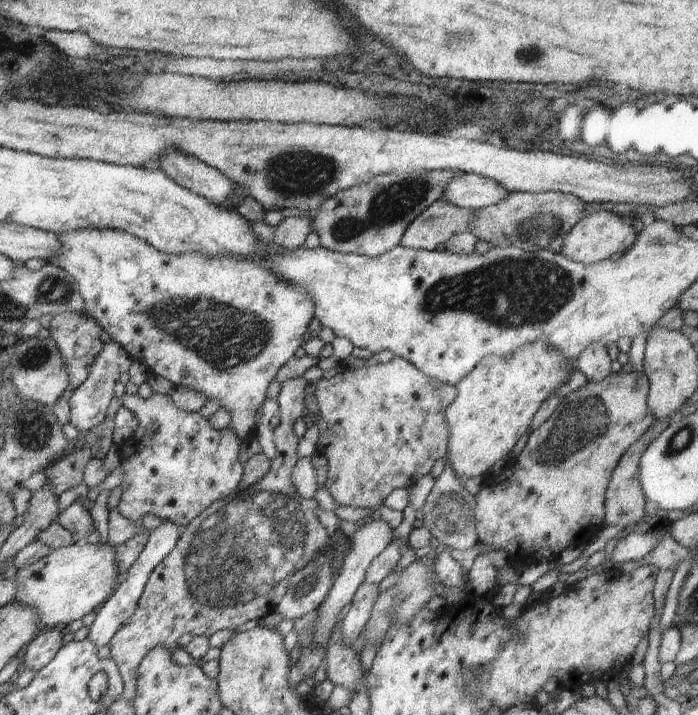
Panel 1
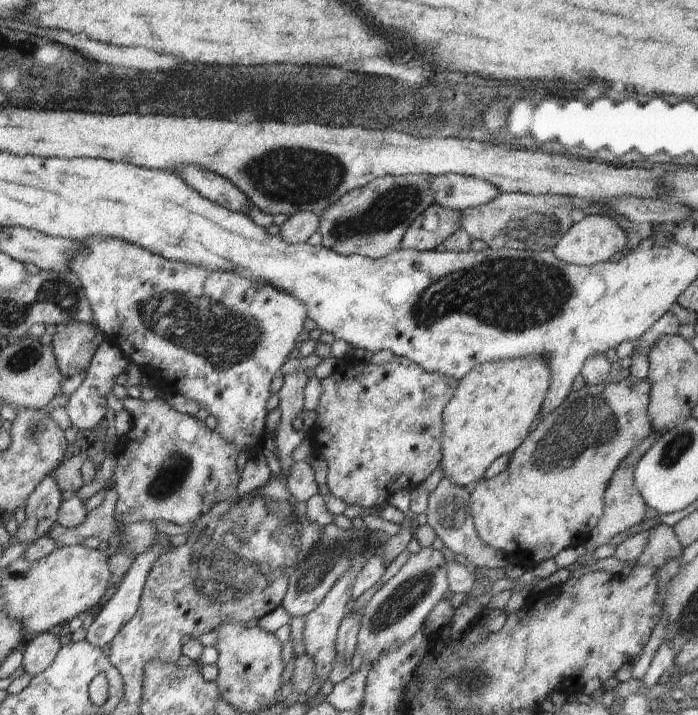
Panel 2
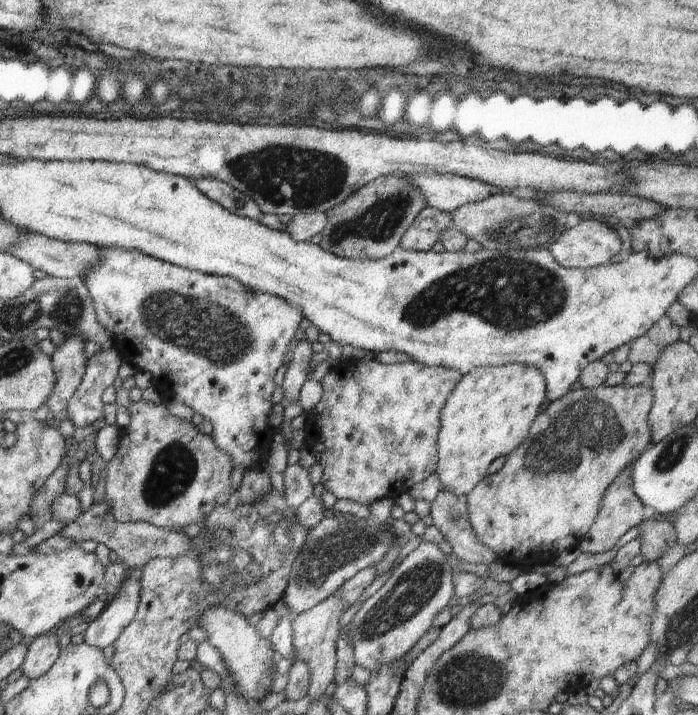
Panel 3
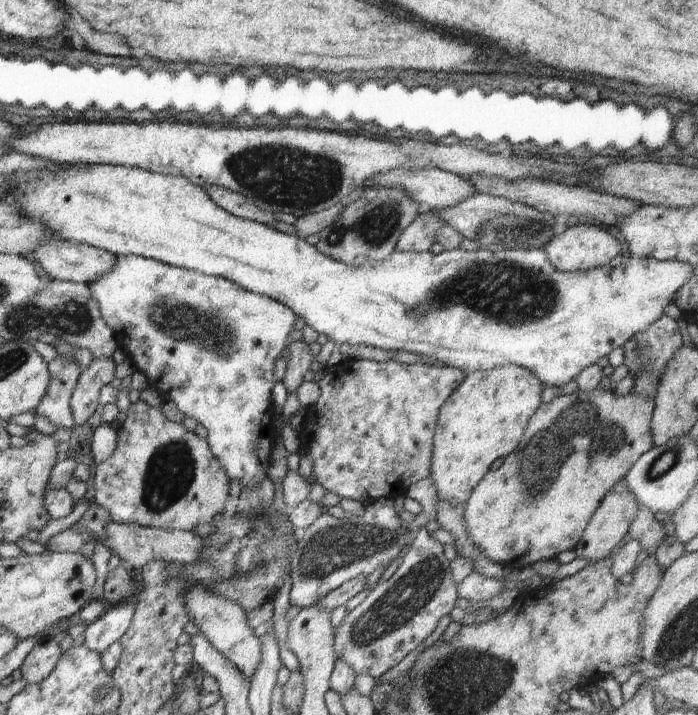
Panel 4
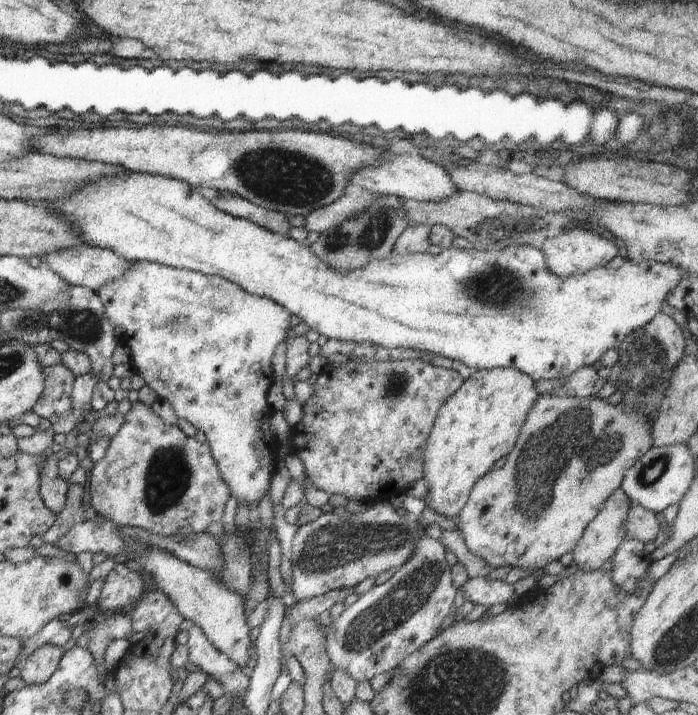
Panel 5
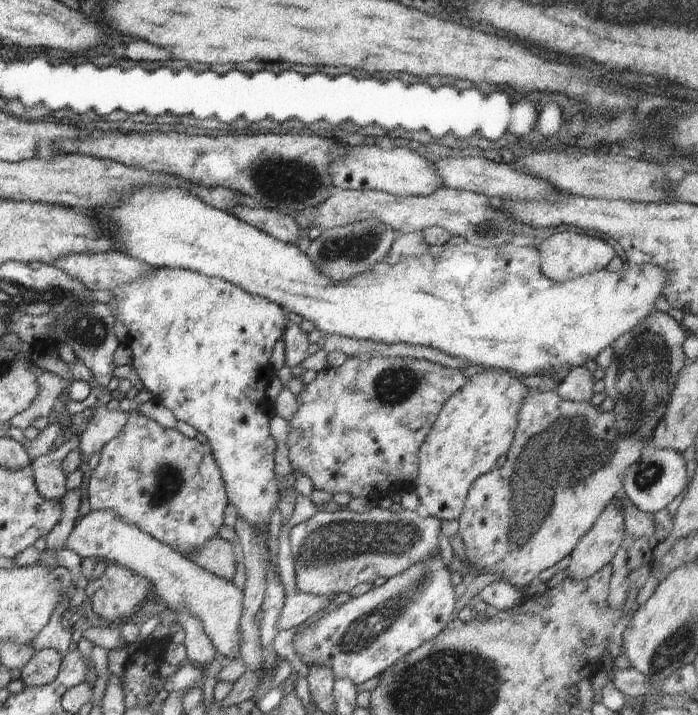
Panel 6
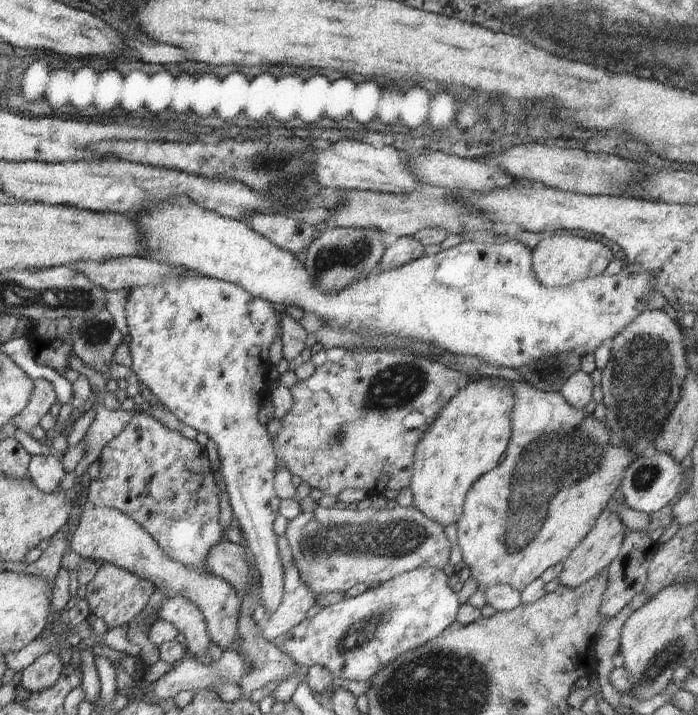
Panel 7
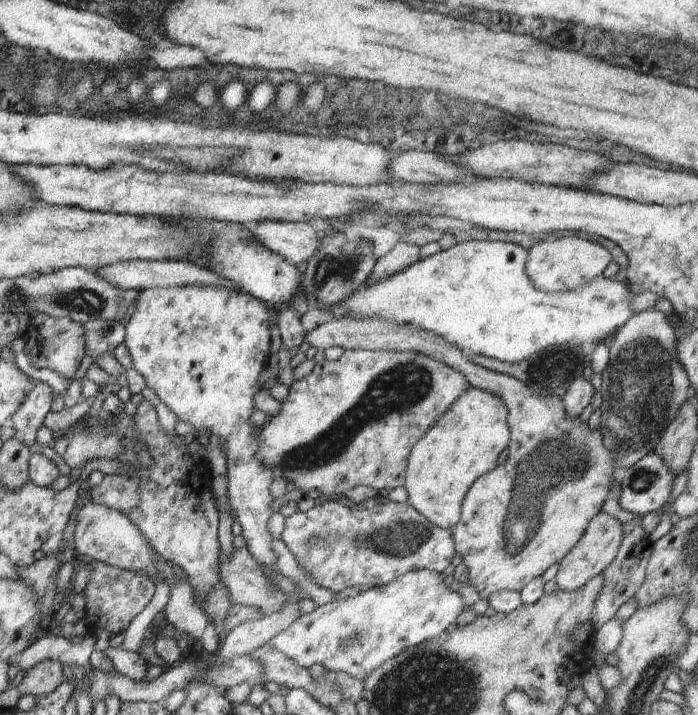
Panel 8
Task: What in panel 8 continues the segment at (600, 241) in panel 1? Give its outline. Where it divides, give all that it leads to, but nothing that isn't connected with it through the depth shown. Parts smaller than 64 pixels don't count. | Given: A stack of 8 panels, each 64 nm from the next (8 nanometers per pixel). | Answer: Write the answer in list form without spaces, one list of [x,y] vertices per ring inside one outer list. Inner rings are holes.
[[[562,236],[562,238],[556,237],[552,242],[542,240],[532,250],[528,250],[526,270],[537,289],[551,293],[581,287],[582,283],[590,282],[602,275],[610,262],[612,256],[606,248],[584,238]]]

